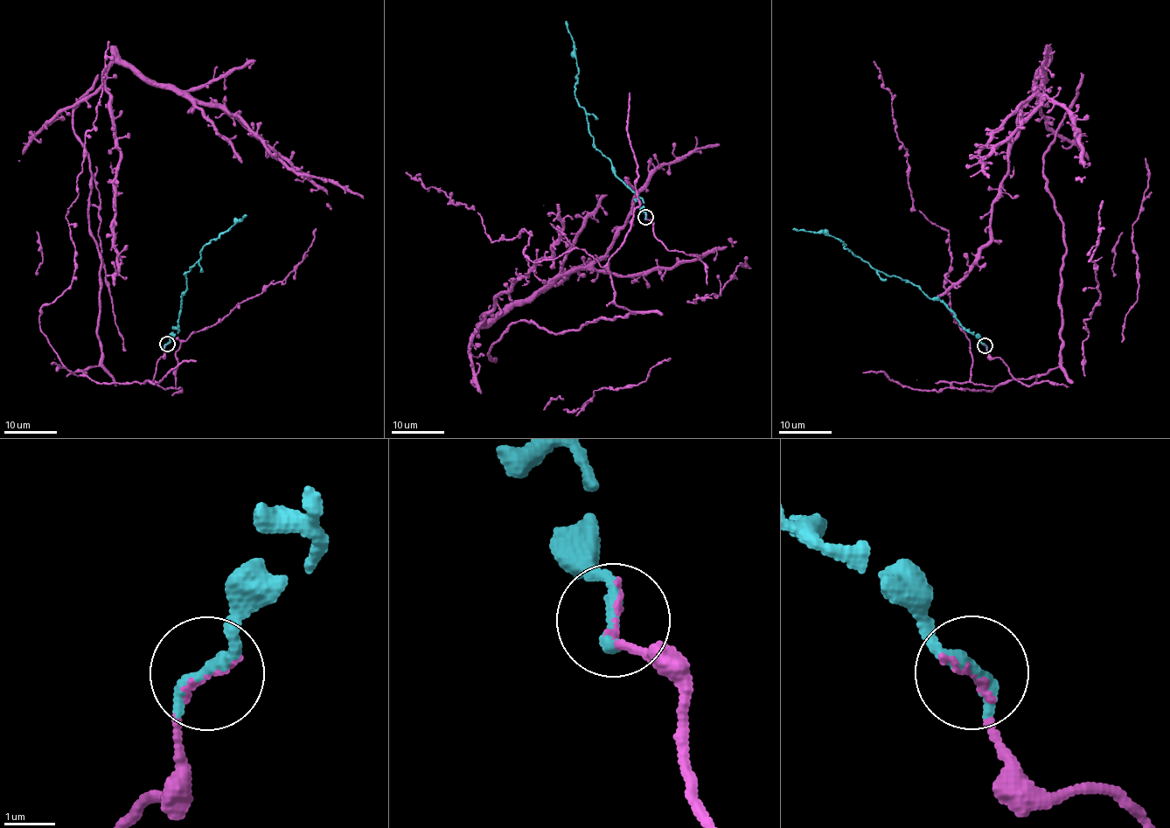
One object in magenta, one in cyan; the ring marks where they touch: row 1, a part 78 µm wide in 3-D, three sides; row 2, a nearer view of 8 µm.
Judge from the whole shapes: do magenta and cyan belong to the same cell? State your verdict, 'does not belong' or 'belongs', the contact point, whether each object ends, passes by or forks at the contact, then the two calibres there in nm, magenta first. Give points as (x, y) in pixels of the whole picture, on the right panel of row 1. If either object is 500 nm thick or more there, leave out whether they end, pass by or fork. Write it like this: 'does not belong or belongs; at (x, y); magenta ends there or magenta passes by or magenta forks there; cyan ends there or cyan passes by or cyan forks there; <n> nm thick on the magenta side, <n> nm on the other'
belongs; at (985, 345); magenta ends there; cyan ends there; 110 nm thick on the magenta side, 360 nm on the other

